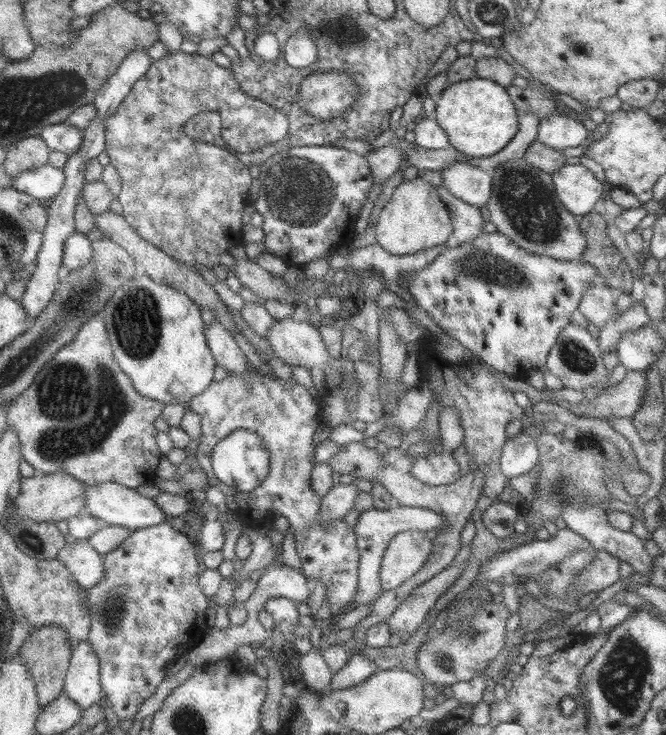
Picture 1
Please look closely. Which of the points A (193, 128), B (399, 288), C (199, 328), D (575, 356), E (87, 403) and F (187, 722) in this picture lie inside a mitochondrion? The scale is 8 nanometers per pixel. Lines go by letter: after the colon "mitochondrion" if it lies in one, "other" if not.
A: mitochondrion
B: other
C: other
D: mitochondrion
E: mitochondrion
F: mitochondrion

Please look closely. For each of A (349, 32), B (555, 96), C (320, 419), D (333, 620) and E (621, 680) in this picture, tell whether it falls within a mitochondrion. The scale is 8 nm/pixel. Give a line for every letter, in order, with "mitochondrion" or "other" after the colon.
A: mitochondrion
B: other
C: other
D: other
E: mitochondrion

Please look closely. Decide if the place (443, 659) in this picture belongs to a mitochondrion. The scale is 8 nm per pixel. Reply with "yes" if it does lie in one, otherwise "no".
yes

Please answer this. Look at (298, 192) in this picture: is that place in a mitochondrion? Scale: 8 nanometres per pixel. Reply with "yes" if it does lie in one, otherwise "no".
yes

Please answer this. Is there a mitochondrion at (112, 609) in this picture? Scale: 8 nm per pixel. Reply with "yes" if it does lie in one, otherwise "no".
yes

